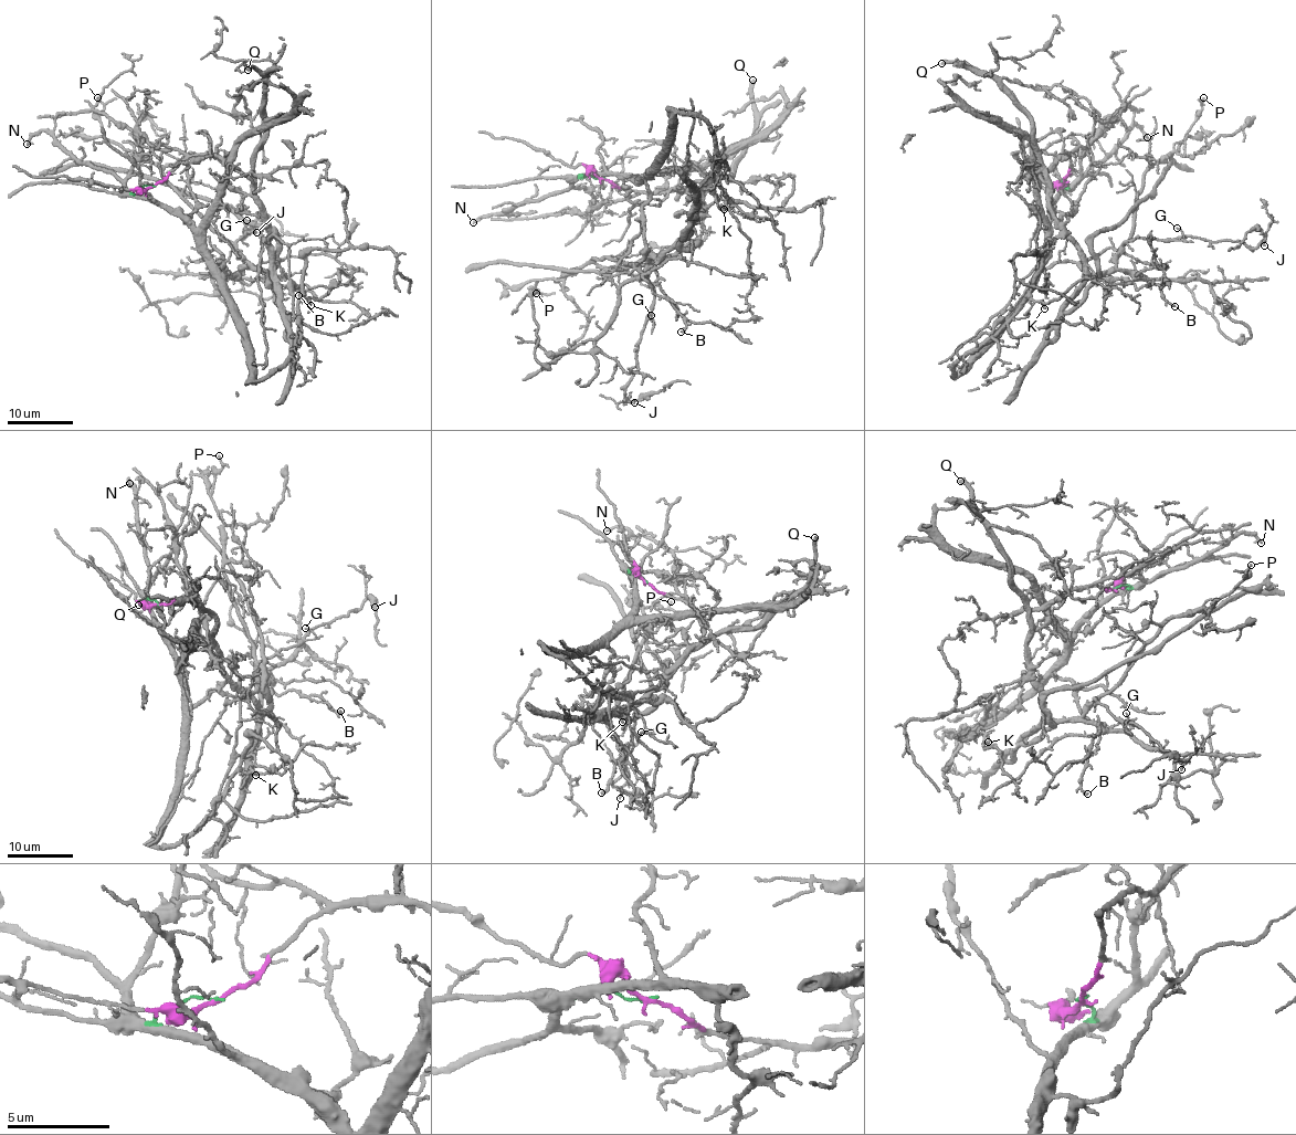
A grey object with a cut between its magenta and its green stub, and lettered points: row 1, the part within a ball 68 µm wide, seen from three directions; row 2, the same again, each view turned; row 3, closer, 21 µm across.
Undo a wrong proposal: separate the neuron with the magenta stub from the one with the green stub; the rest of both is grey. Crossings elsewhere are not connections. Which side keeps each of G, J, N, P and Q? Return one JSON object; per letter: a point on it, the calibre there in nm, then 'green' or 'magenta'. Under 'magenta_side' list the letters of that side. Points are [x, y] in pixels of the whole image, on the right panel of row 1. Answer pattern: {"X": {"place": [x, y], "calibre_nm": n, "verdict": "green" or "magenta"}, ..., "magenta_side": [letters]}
{"G": {"place": [1177, 228], "calibre_nm": 100, "verdict": "magenta"}, "J": {"place": [1264, 245], "calibre_nm": 110, "verdict": "magenta"}, "N": {"place": [1147, 137], "calibre_nm": 240, "verdict": "green"}, "P": {"place": [1203, 97], "calibre_nm": 110, "verdict": "magenta"}, "Q": {"place": [941, 63], "calibre_nm": 360, "verdict": "magenta"}, "magenta_side": ["G", "J", "P", "Q"]}

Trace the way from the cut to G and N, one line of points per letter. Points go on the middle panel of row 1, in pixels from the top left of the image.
G: (601, 178), (649, 192), (697, 181), (699, 187), (693, 229), (650, 259), (657, 276), (654, 324), (651, 315)
N: (601, 178), (585, 176), (558, 195), (525, 200), (473, 222)

